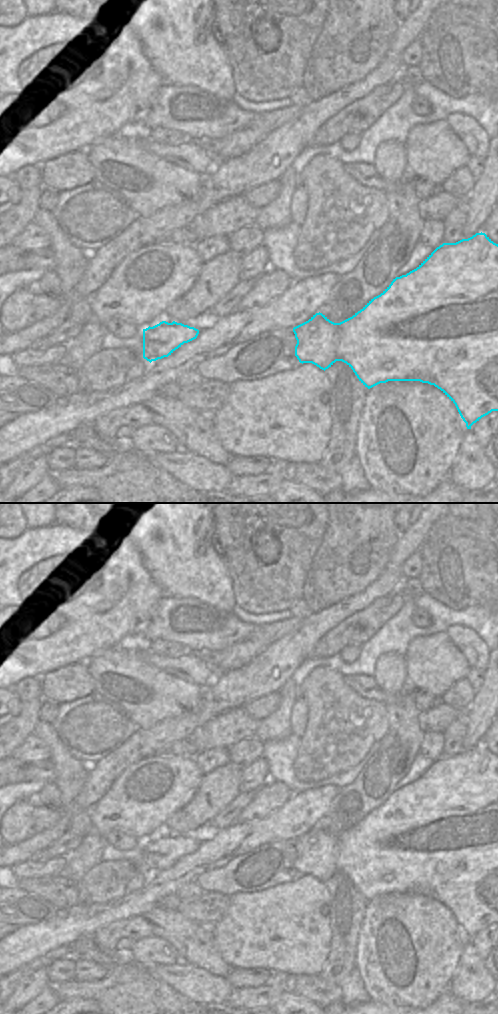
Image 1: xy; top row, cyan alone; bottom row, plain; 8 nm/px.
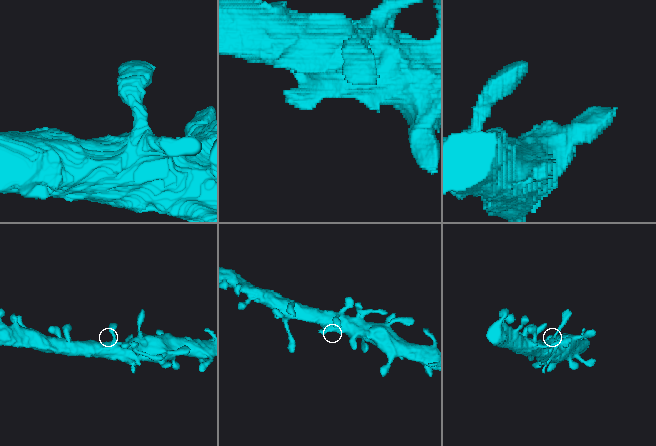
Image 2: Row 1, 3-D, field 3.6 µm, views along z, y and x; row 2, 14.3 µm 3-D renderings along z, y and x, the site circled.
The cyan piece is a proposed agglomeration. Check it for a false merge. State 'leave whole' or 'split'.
leave whole

